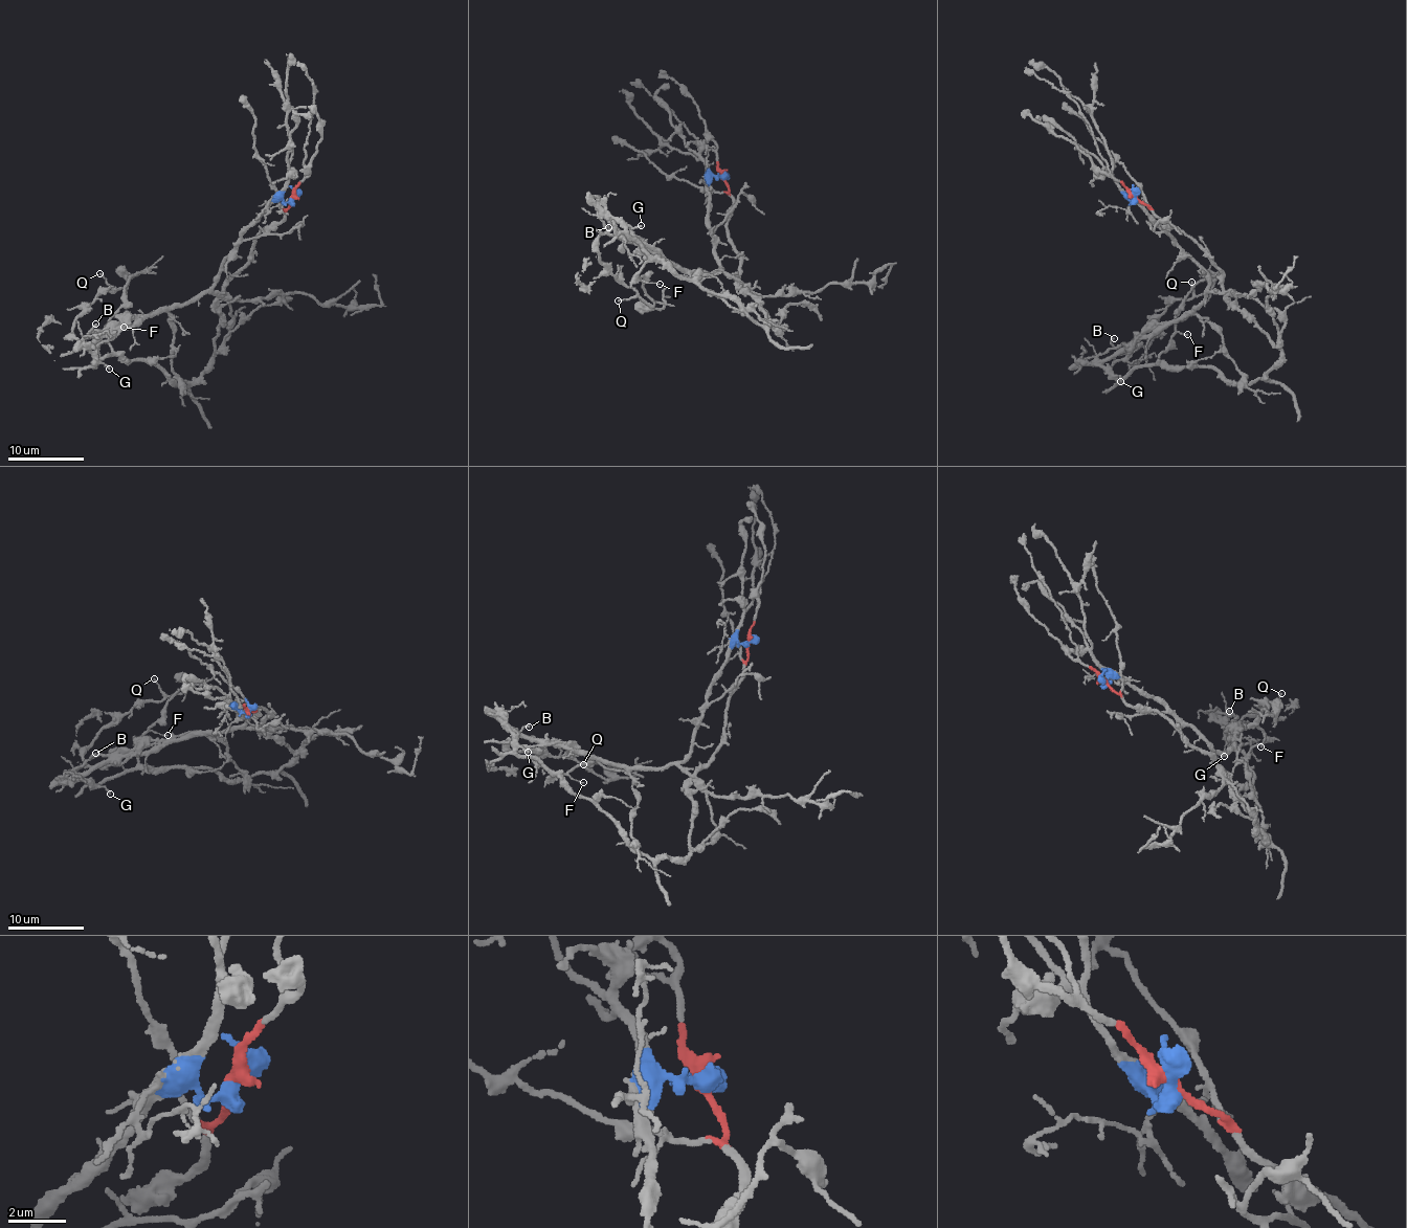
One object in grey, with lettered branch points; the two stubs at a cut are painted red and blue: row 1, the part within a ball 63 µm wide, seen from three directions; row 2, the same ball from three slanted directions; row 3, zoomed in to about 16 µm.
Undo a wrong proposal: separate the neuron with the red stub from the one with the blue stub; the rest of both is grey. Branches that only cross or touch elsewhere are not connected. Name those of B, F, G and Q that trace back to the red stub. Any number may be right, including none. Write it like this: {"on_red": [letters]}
{"on_red": ["F", "G"]}

